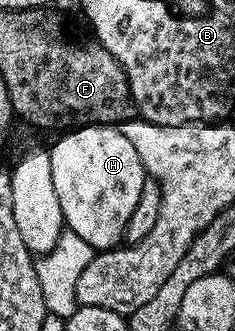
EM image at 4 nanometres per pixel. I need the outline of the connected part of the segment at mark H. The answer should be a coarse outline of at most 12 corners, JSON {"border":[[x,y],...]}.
{"border":[[114,125],[50,152],[65,226],[119,246],[146,180]]}

